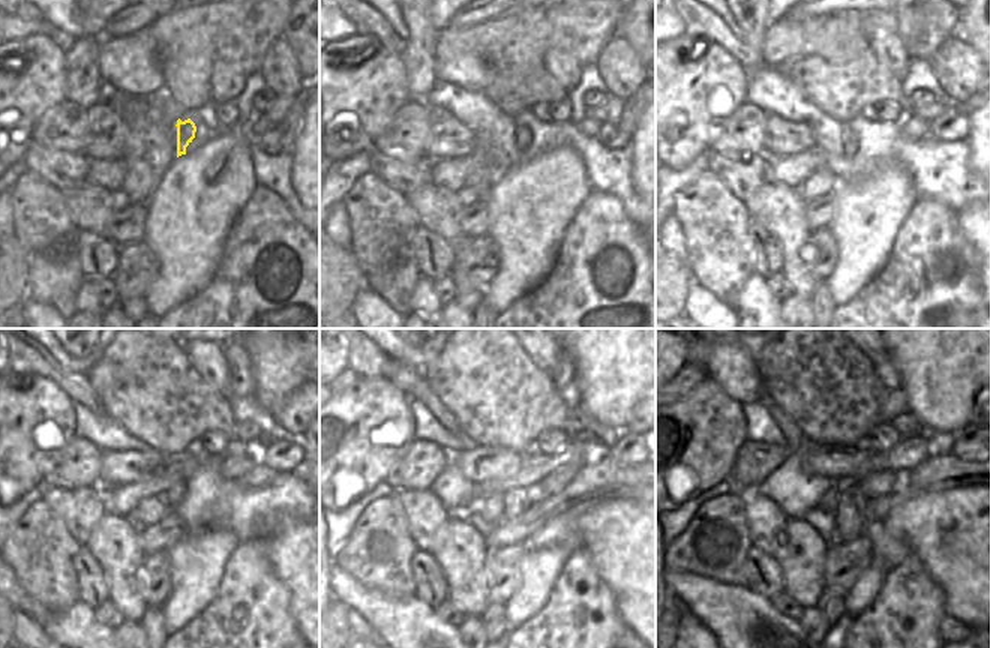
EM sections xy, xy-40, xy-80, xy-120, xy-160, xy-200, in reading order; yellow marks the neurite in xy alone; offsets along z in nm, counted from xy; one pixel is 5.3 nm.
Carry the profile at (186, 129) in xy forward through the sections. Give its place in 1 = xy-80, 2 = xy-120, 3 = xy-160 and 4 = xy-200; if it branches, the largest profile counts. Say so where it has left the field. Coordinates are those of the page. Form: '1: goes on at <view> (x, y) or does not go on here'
1: goes on at xy-80 (851, 143)
2: goes on at xy-120 (173, 497)
3: goes on at xy-160 (516, 503)
4: goes on at xy-200 (851, 516)

